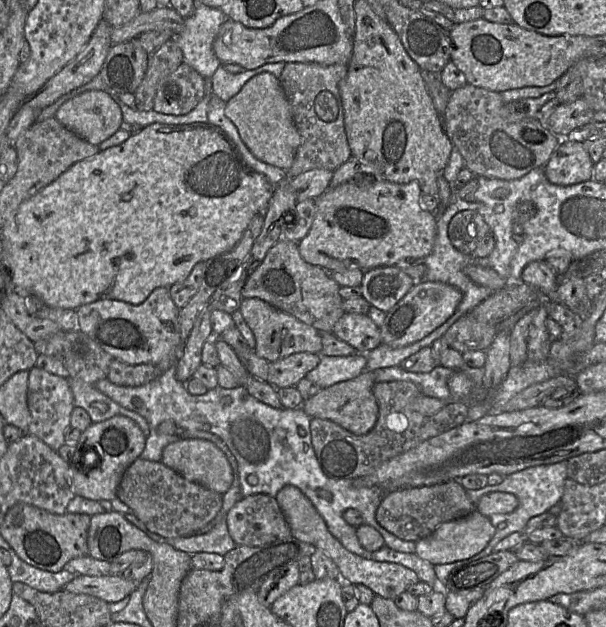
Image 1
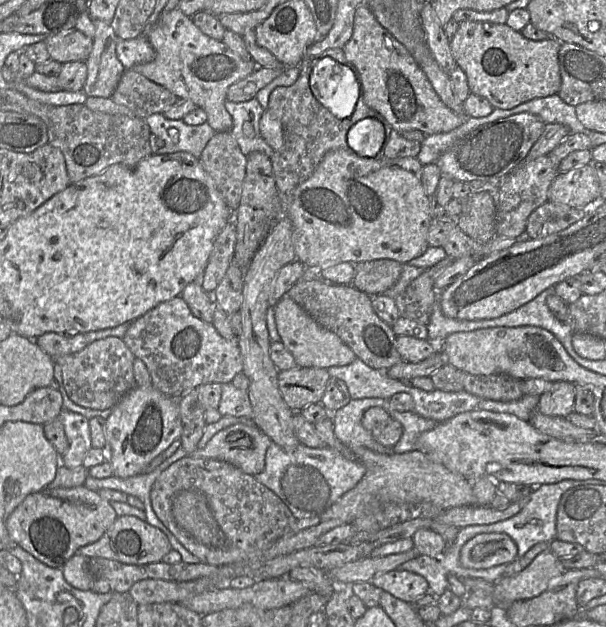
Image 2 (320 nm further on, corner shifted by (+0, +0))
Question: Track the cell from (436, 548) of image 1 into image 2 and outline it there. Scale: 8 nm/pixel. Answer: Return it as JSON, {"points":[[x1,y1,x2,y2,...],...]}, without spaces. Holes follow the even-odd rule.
{"points":[[481,533,462,546,459,560,464,568,487,569,517,558,517,545,507,534]]}

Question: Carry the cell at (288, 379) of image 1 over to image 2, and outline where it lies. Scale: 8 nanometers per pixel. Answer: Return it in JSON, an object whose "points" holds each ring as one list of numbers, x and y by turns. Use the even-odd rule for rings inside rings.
{"points":[[297,367,279,371,278,384,285,403,293,410,320,403,330,374,325,368]]}

